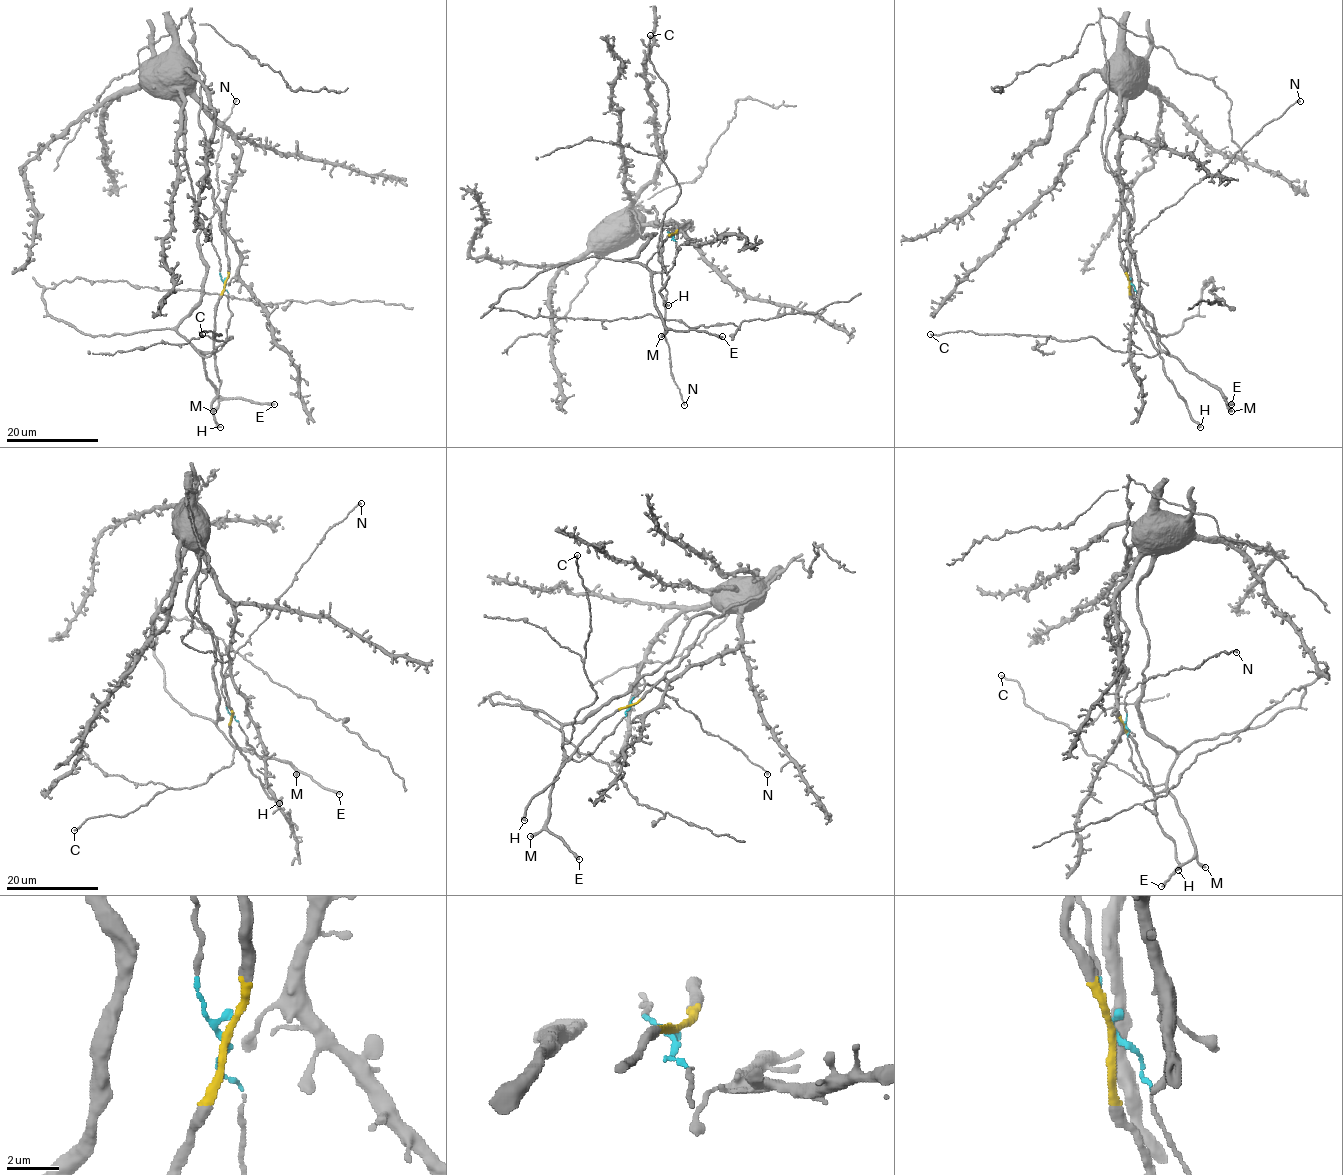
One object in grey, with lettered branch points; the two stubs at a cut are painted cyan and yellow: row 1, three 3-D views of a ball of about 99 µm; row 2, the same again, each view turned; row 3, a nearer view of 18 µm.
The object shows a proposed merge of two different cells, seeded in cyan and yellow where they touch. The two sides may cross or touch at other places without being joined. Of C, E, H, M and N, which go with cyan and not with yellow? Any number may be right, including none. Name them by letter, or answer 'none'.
C, E, M, N

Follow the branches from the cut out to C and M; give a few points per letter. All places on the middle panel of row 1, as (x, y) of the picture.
C: (672, 235), (674, 264), (653, 272), (646, 262), (680, 185), (663, 159), (667, 85), (648, 57), (650, 35)
M: (672, 235), (679, 250), (674, 264), (667, 272), (652, 274), (653, 303), (666, 331), (660, 337)

